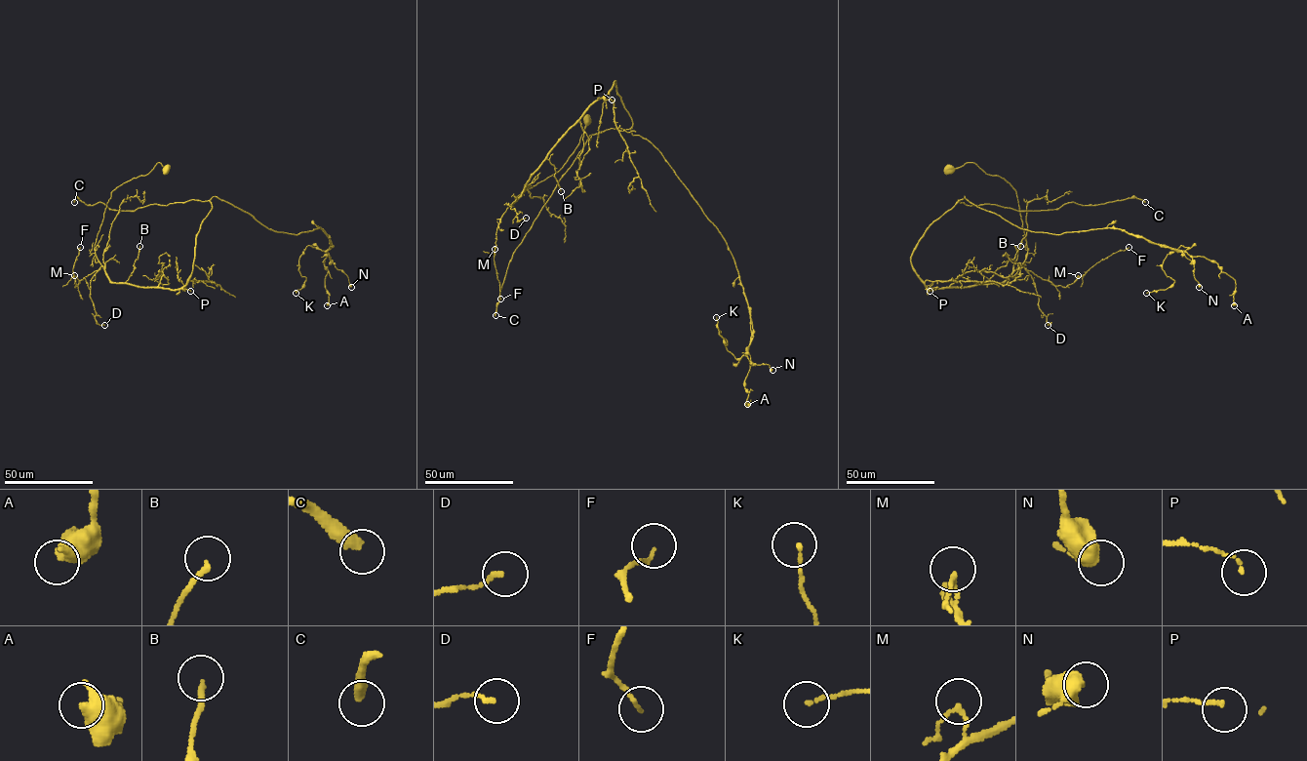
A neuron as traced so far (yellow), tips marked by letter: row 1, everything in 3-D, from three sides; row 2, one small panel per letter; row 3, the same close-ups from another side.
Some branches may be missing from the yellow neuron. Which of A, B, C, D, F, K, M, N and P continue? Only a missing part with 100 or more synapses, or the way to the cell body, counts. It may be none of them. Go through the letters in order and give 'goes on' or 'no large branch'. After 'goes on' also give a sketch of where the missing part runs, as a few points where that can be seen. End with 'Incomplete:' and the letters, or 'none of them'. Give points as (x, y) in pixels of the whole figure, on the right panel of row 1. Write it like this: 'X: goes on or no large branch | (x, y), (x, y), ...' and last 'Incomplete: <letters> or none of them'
A: no large branch
B: no large branch
C: goes on | (1145, 202), (1164, 204), (1200, 223), (1217, 222), (1223, 227), (1239, 254), (1240, 268), (1212, 278), (1208, 283)
D: no large branch
F: no large branch
K: no large branch
M: no large branch
N: no large branch
P: no large branch
Incomplete: C

